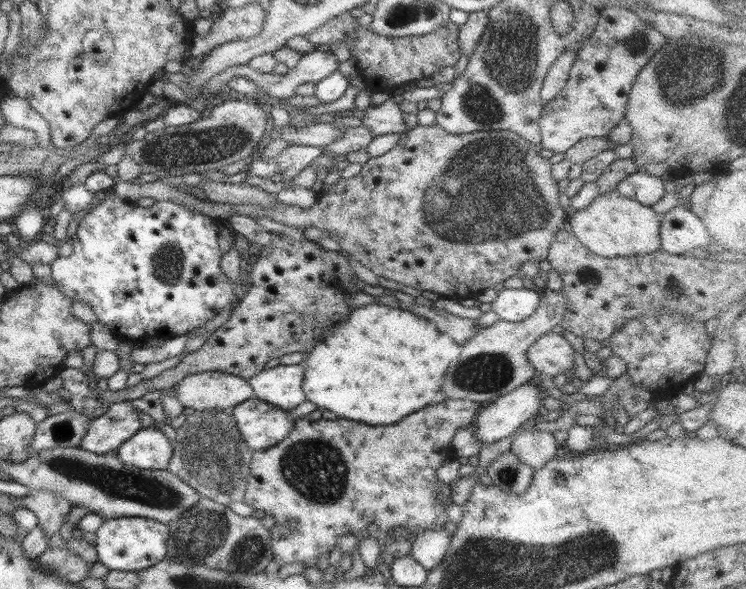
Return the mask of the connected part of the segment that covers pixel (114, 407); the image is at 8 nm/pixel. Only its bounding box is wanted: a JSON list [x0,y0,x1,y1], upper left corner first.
[79,401,143,455]

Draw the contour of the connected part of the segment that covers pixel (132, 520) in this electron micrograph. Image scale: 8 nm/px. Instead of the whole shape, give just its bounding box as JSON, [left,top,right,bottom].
[95,516,169,572]

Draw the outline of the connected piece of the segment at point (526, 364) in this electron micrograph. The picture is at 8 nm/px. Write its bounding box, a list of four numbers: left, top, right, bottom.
[442,288,568,405]

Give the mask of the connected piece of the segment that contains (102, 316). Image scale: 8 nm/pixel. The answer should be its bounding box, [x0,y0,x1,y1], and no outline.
[51,193,241,342]

